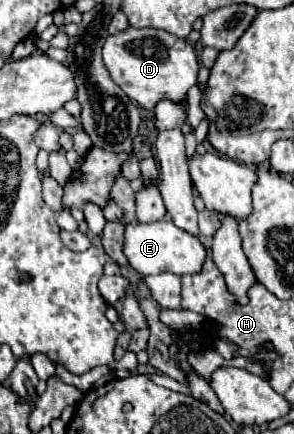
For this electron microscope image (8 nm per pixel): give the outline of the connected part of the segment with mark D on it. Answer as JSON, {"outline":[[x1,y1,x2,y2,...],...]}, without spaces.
{"outline":[[127,28,123,34,109,36,103,46,103,62,115,84,119,84,121,90,145,110,155,110,161,100,187,104,189,88,199,82,199,60,193,44,175,38,165,30]]}

